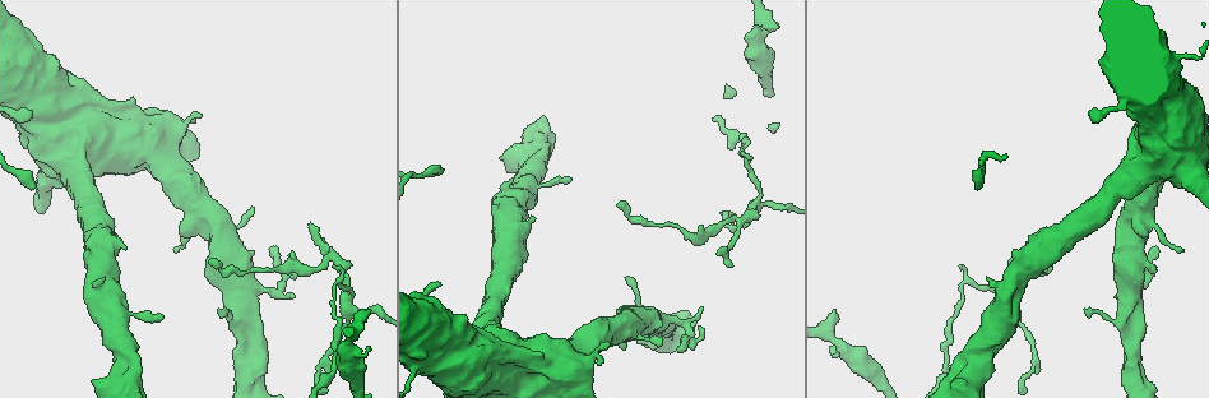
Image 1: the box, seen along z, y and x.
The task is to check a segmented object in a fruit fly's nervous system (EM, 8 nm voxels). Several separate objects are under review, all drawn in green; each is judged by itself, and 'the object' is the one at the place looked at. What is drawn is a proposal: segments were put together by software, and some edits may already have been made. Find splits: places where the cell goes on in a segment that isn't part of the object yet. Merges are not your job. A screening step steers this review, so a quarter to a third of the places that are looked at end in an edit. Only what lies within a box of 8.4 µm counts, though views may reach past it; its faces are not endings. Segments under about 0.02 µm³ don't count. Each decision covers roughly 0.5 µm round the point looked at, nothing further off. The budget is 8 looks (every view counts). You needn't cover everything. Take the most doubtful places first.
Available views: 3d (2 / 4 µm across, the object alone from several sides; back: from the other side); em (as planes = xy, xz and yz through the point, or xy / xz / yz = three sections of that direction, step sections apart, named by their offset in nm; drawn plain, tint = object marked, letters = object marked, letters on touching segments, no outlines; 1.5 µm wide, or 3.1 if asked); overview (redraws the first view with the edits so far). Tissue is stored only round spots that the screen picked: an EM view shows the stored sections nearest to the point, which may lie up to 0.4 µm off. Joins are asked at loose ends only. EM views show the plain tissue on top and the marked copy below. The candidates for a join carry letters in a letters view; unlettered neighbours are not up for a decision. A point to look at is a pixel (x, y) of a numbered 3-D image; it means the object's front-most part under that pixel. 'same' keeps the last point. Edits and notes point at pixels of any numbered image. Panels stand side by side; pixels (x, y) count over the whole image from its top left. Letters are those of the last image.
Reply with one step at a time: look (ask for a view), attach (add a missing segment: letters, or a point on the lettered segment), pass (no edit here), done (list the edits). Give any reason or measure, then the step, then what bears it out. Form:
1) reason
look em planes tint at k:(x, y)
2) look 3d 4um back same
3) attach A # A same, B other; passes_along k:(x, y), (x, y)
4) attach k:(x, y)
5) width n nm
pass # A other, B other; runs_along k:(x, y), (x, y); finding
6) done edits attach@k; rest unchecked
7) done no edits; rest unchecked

thick end
look em planes letters at 1:(181, 234)

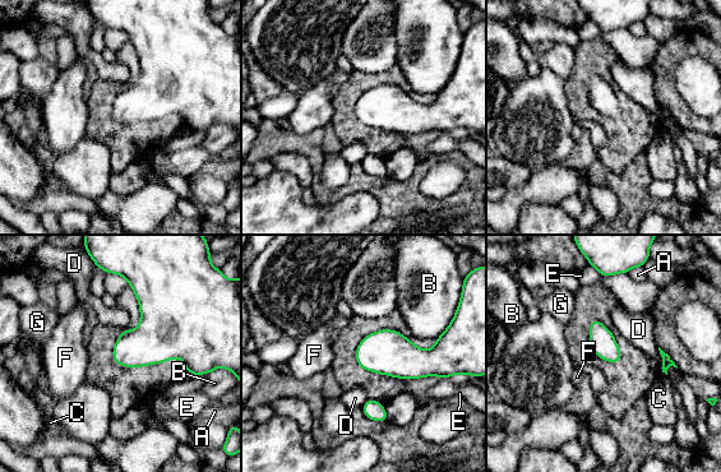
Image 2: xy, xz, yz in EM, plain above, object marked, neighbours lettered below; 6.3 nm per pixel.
pass # A other, B other, C other, D other, E other, F other, G other; border 2:(206, 373), (194, 376); no lettered segment goes on from it

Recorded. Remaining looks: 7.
thin end
look em planes letters at 1:(160, 319)

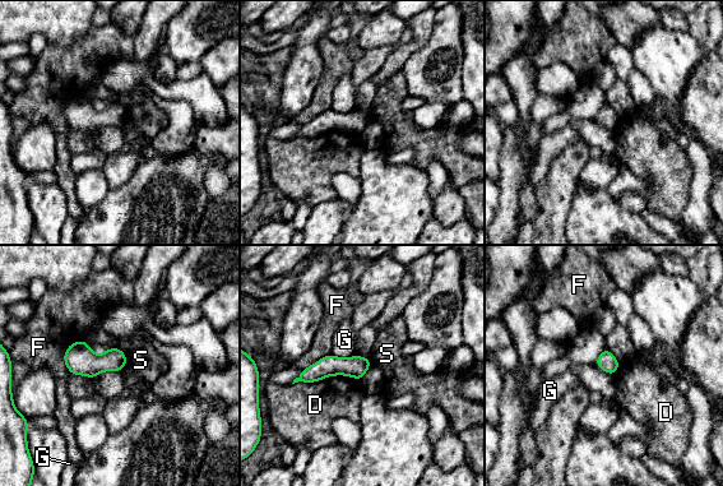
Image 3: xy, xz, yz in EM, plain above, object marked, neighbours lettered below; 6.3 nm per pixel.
width 120 nm
pass # D other, F other, G other, S other; border 3:(125, 353), (126, 364); no lettered segment goes on from it

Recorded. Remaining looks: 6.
look em xz step 4 letters at 1:(718, 252)

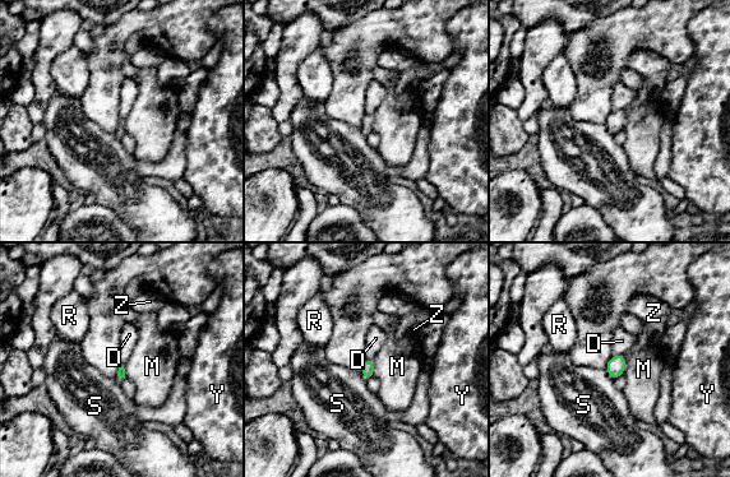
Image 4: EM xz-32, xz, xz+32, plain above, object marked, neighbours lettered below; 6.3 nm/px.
cut it another way
look em planes letters same

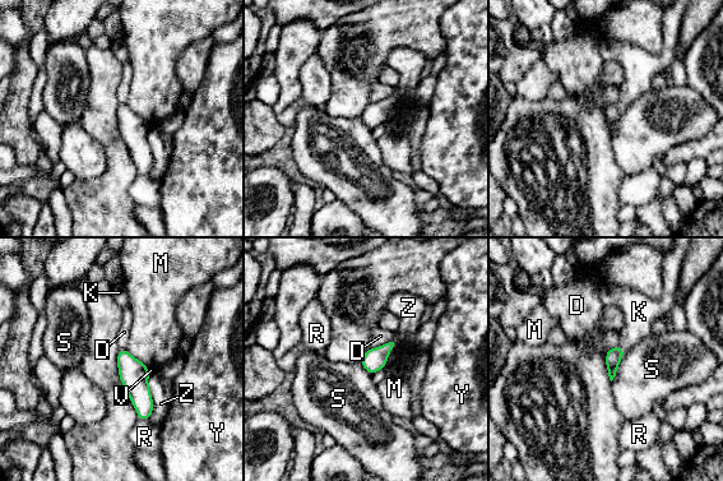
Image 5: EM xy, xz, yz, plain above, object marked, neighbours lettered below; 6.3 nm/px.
attach K # D other, K same, M other, R other, S other, V other, Y other, Z other; it goes on there

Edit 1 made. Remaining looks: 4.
done edits attach@5; rest unchecked

